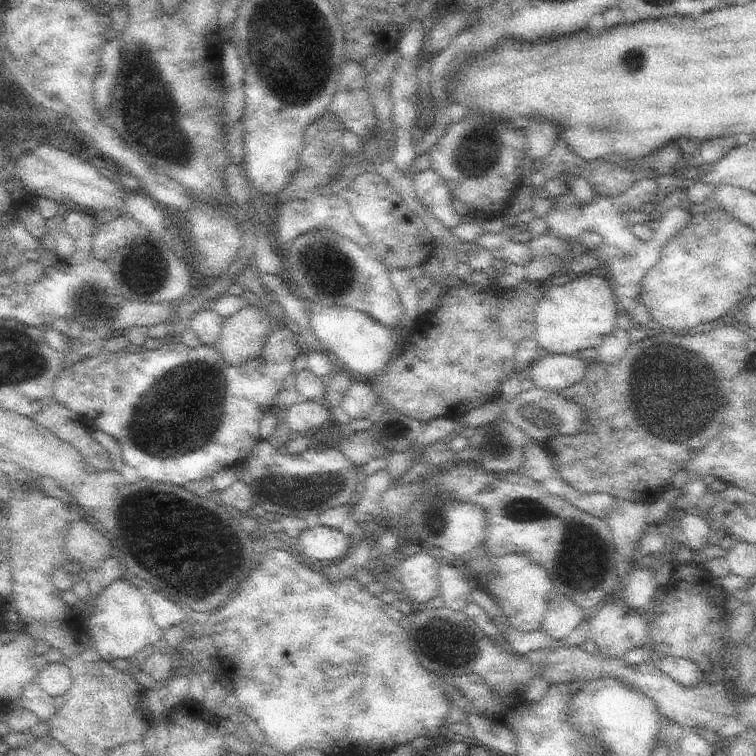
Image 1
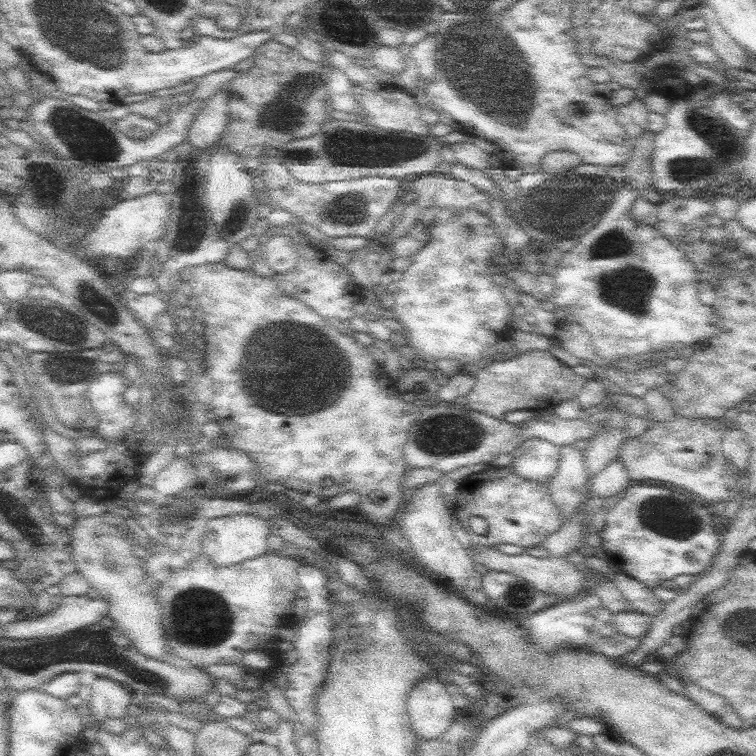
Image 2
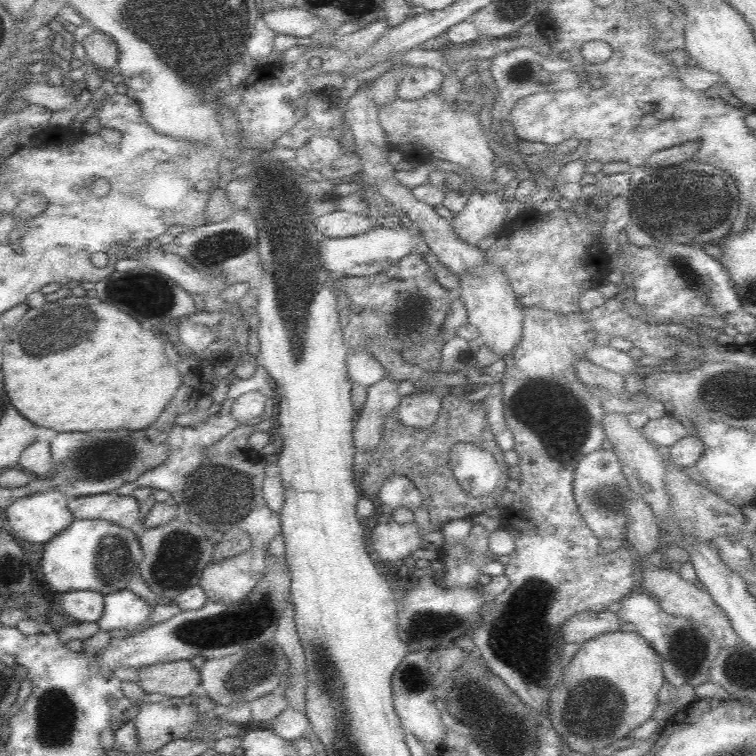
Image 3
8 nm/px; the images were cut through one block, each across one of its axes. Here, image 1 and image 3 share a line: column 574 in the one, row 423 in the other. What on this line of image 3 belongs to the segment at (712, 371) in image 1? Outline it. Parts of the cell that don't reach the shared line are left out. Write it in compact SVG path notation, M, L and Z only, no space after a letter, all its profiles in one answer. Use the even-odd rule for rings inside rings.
M453 392L442 397L441 406L439 418L430 428L404 426L398 419L396 409L390 416L386 416L382 442L372 452L370 466L362 472L362 482L358 485L362 496L374 500L382 484L391 475L401 475L410 479L422 495L423 504L429 512L432 531L440 530L444 524L456 518L476 516L488 508L495 508L498 498L507 491L505 485L510 479L509 466L504 461L503 451L498 447L494 434L490 431L487 409L483 402L474 404L463 392ZM456 444L476 444L490 452L498 461L503 476L493 492L486 496L470 496L460 487L452 469L447 466L452 448Z

